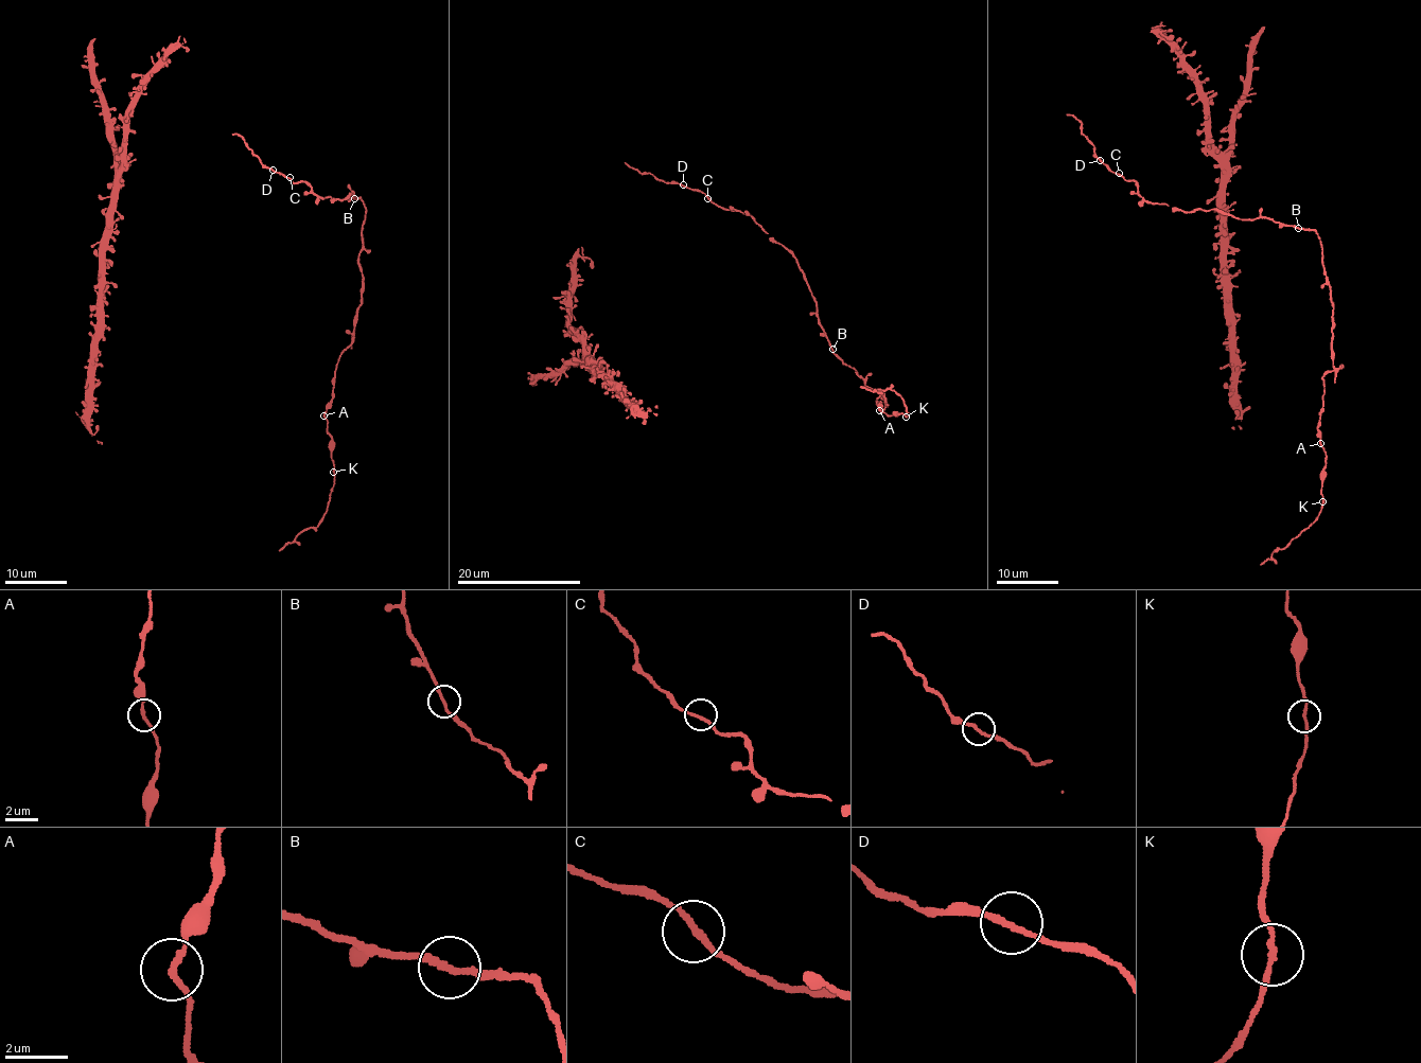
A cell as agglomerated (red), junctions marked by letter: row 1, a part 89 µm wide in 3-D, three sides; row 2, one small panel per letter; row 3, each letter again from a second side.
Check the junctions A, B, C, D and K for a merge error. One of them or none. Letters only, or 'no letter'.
no letter

